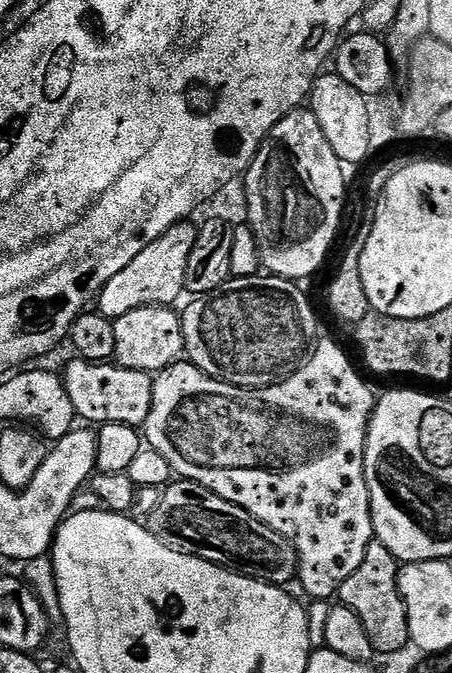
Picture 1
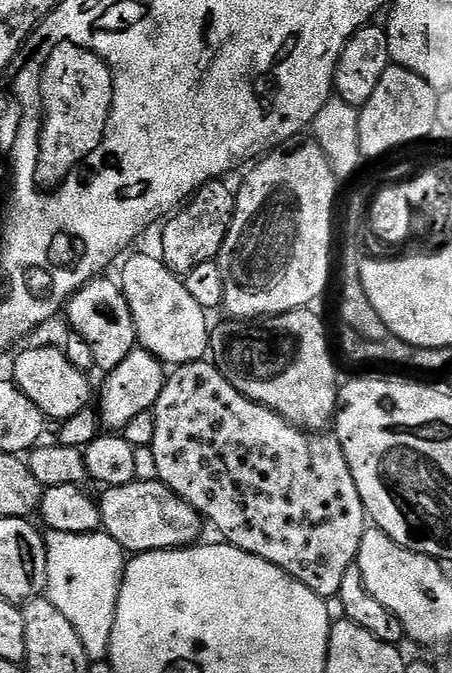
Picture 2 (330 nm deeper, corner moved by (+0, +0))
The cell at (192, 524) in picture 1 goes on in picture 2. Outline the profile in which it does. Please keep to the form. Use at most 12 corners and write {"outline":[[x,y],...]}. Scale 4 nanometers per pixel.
{"outline":[[159,479],[98,496],[103,531],[128,554],[186,548],[202,517]]}

